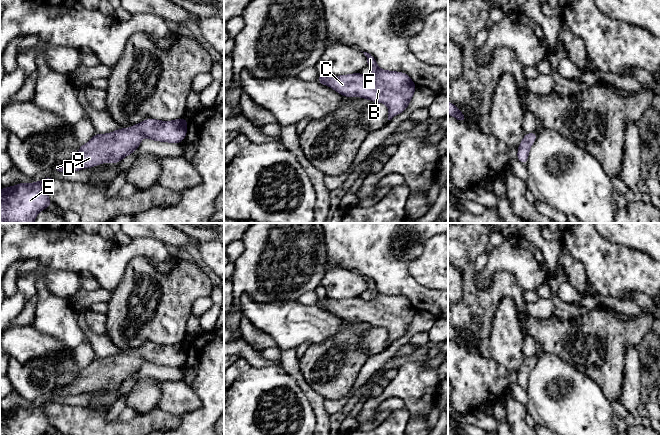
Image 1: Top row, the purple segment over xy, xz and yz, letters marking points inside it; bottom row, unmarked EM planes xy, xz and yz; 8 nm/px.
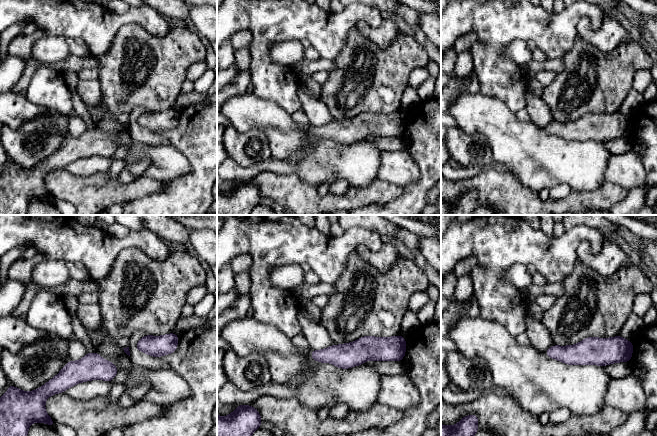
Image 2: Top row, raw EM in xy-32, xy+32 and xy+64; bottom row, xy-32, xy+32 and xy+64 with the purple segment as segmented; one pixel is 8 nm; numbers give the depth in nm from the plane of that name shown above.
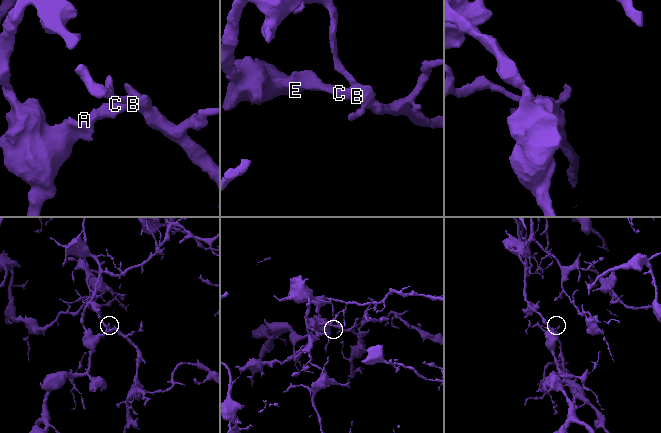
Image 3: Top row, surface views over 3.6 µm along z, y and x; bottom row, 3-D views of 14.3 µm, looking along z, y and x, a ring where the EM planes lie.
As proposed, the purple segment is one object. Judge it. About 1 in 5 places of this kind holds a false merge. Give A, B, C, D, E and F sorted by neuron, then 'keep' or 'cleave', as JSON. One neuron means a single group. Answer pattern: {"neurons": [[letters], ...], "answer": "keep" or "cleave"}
{"neurons": [["A", "B", "C", "D", "E", "F"]], "answer": "keep"}

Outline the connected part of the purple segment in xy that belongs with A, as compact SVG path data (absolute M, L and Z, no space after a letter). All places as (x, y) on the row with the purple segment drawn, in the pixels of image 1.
M149 118L128 129L120 128L108 134L95 134L89 142L81 145L73 161L65 165L55 165L53 170L75 172L104 162L118 163L137 150L143 137L179 144L186 134L187 119L185 118L174 121Z

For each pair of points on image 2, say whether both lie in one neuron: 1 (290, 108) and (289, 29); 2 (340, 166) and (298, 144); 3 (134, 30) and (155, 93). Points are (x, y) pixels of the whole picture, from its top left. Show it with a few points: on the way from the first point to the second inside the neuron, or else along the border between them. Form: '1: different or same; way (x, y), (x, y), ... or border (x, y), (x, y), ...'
1: same; way (277, 85), (263, 69), (263, 42), (266, 39)
2: same; way (330, 161), (316, 160), (308, 154)
3: same; way (143, 46), (143, 49), (156, 64), (155, 77)

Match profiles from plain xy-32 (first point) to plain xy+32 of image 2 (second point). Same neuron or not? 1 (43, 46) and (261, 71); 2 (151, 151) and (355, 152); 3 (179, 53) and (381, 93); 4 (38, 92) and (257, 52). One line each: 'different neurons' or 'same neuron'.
1: different neurons
2: different neurons
3: same neuron
4: same neuron

